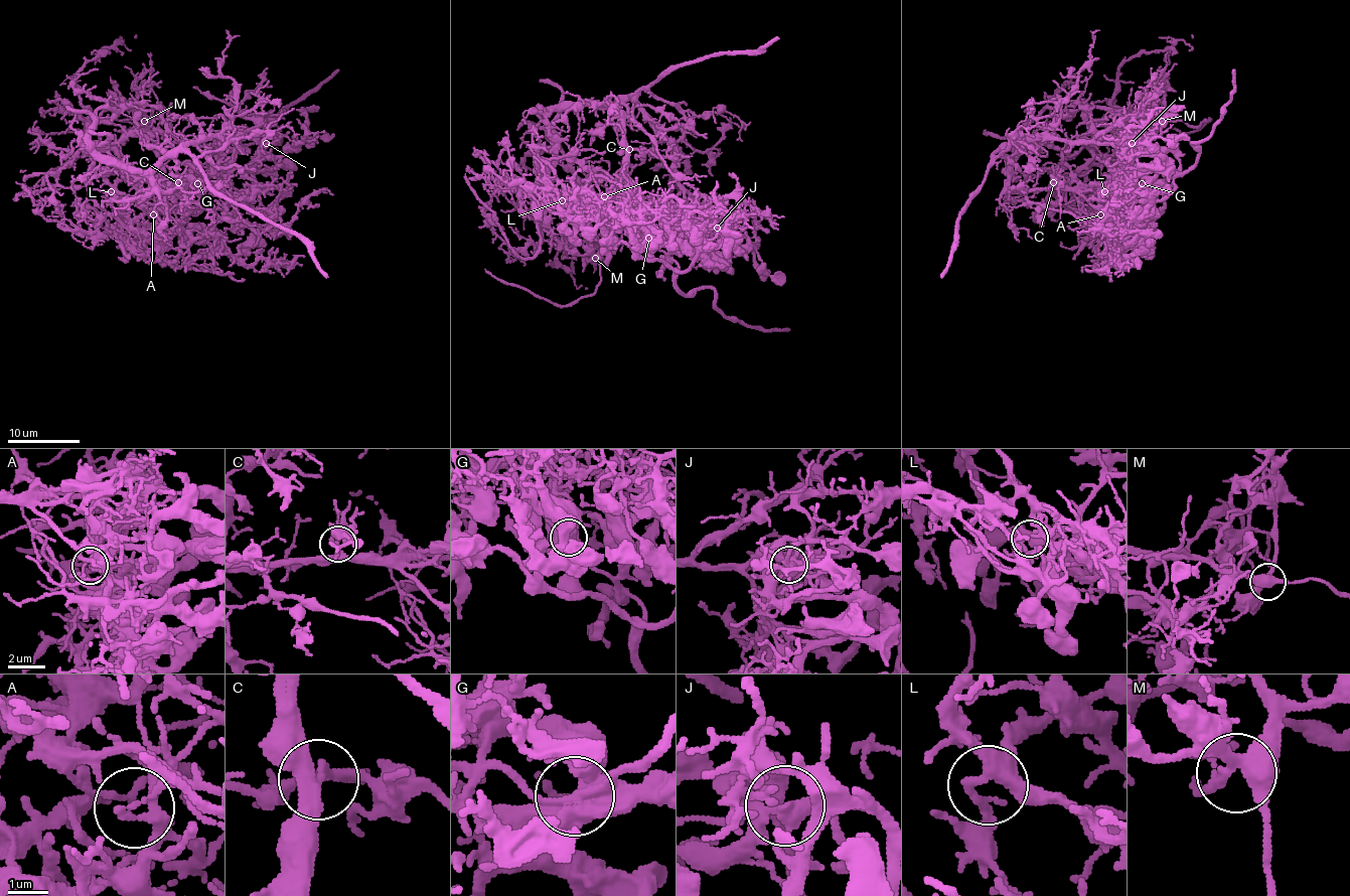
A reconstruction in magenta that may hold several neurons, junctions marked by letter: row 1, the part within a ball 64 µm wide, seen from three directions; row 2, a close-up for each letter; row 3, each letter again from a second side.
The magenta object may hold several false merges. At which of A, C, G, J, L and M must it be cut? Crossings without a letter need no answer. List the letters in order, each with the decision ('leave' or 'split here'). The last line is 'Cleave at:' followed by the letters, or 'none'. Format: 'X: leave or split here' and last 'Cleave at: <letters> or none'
A: split here
C: split here
G: split here
J: leave
L: leave
M: leave
Cleave at: A, C, G

